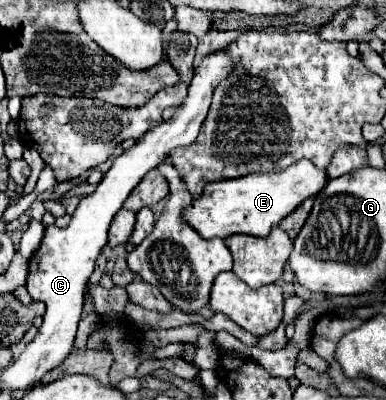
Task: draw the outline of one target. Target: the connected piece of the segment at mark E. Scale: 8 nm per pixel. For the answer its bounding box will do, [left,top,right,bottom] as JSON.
[183,159,329,239]

